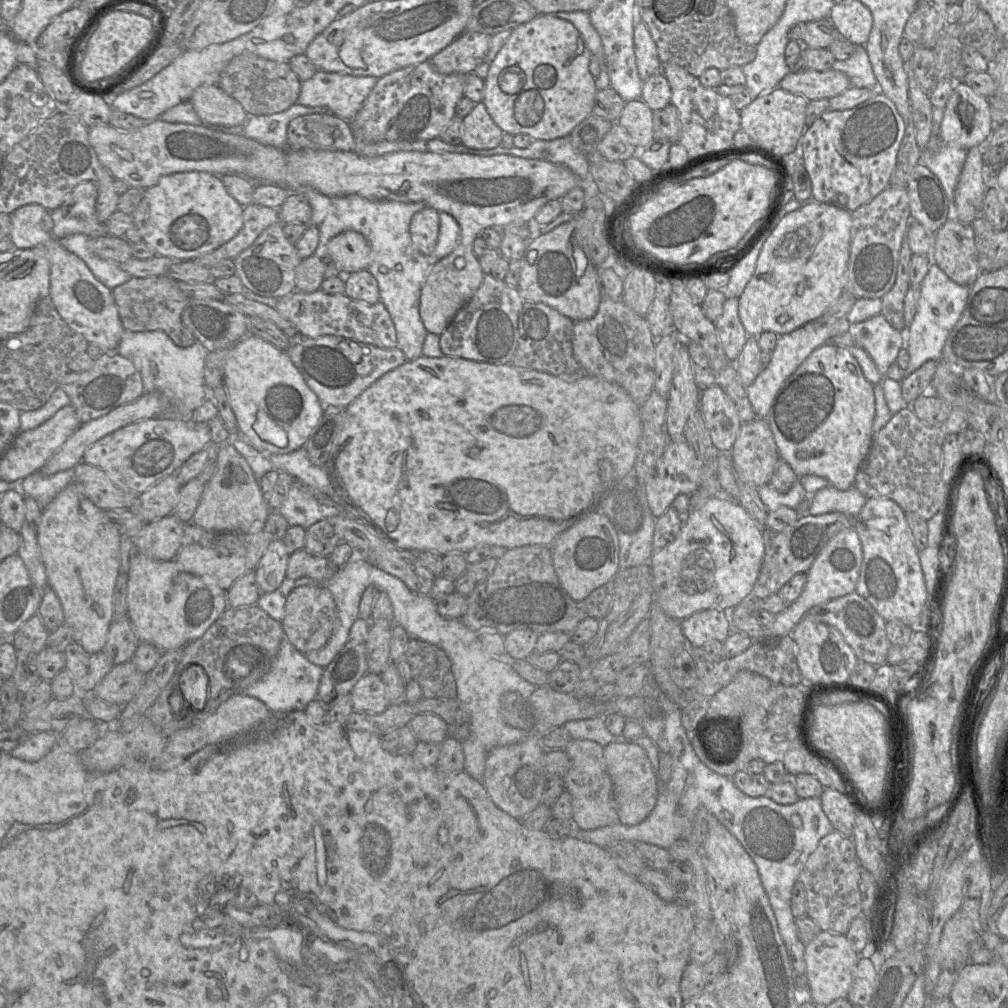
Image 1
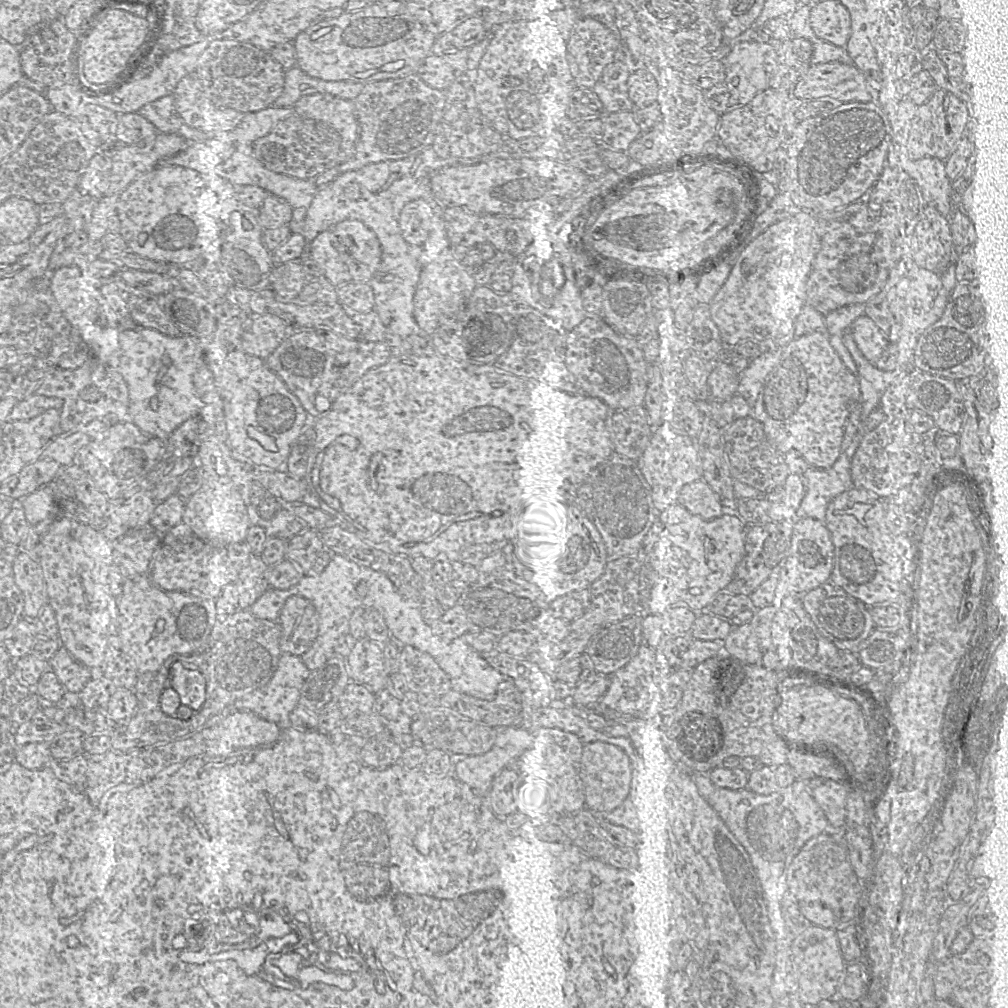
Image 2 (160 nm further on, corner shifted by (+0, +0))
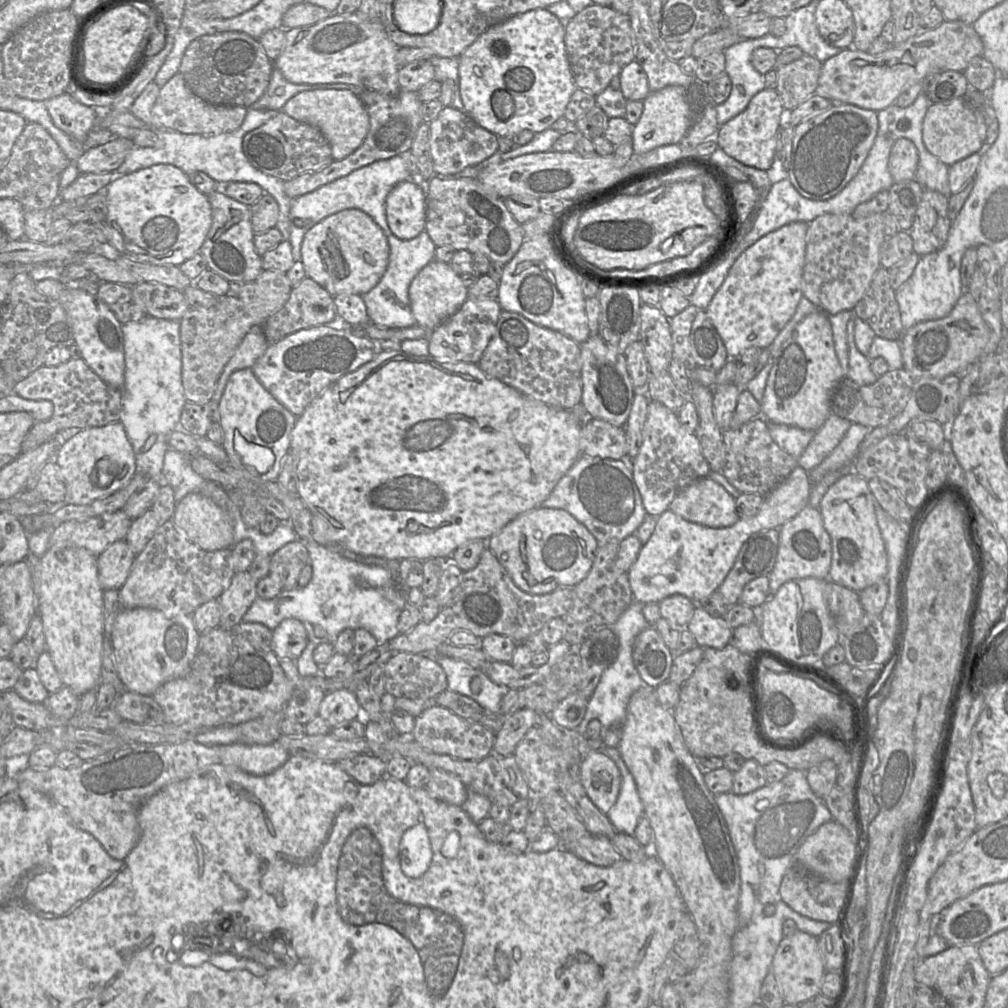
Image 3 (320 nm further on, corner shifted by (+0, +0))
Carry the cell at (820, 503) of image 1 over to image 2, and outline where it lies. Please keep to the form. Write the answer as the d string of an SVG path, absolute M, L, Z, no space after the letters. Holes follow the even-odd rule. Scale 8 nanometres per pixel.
M860 413L858 430L852 443L846 451L841 451L833 466L829 469L811 466L801 475L806 495L797 510L798 518L813 518L825 522L830 502L841 493L854 488L851 460L866 433L866 419L861 420Z

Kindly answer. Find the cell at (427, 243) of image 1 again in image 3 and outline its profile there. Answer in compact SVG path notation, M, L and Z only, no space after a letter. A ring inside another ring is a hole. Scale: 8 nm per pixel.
M413 180L398 183L388 194L386 218L391 232L401 240L411 240L425 230L426 195Z

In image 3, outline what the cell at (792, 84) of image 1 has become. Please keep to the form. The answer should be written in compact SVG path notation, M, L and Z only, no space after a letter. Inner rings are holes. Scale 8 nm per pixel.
M944 20L936 28L921 31L902 43L892 44L882 53L843 49L823 62L815 94L834 103L852 104L879 112L894 104L907 87L922 81L930 72L963 72L974 57L983 55L983 49L983 42L972 25Z

